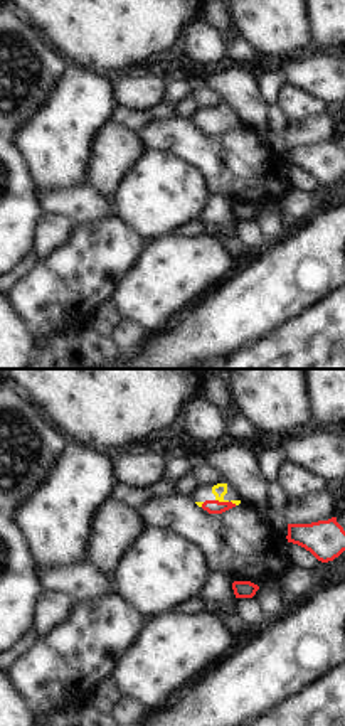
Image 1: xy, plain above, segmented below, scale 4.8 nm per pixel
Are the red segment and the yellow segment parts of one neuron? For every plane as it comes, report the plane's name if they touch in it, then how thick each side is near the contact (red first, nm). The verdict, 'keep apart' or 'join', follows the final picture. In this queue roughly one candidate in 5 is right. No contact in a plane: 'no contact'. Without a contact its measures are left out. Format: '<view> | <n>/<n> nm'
xy | 60/70 nm

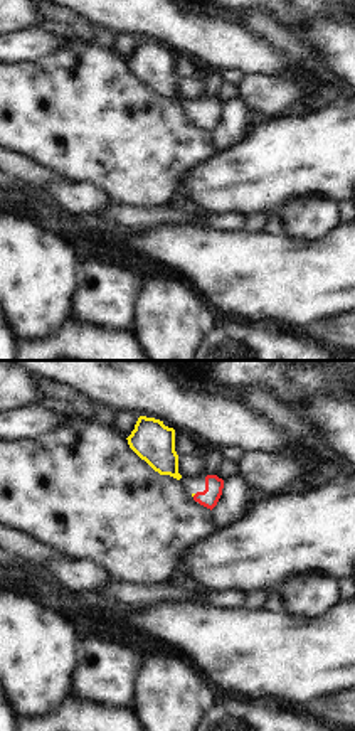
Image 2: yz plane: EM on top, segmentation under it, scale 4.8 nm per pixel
no contact

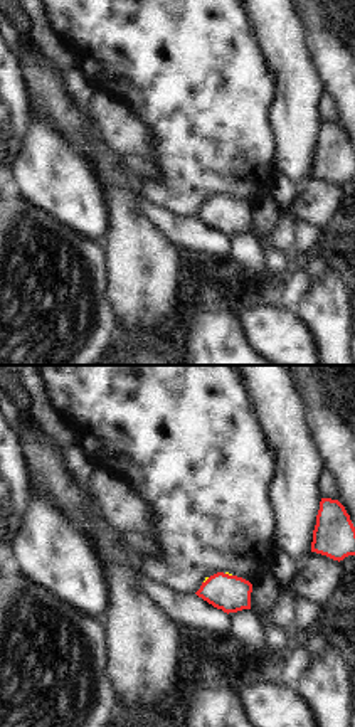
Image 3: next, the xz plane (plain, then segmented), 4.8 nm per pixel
xz | 180/20 nm

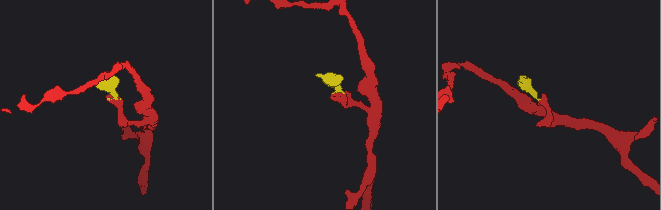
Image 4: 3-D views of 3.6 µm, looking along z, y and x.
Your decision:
join

